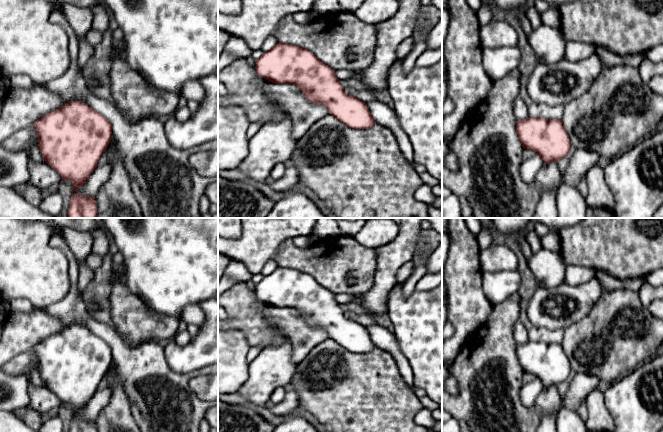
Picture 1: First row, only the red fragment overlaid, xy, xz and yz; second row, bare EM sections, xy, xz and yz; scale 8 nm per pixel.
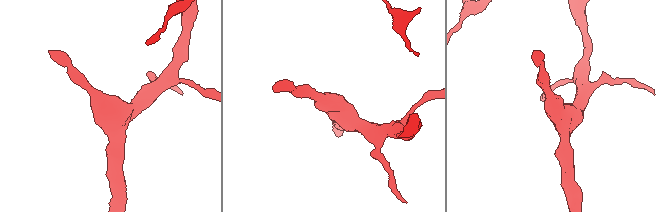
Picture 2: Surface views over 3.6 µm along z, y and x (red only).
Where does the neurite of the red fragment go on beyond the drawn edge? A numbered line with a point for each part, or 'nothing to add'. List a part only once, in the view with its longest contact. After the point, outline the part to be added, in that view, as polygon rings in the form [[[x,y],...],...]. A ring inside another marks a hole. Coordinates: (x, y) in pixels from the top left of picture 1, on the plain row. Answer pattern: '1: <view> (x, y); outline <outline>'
nothing to add

